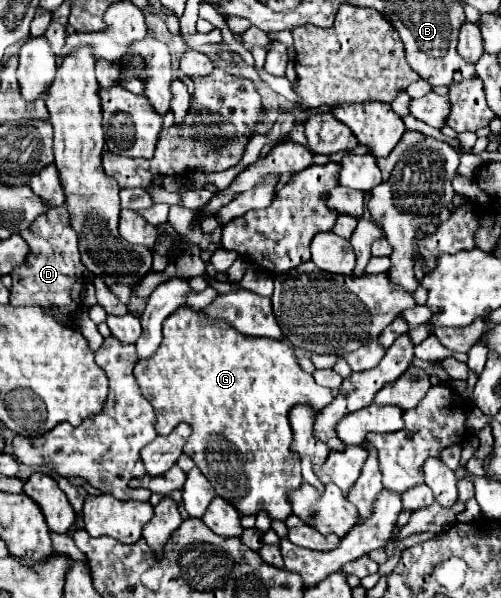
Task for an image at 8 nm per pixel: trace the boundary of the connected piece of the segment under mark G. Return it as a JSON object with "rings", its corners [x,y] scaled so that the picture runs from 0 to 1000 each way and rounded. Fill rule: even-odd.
{"rings":[[[367,508],[367,515],[355,515],[351,522],[343,522],[343,528],[335,528],[335,535],[327,535],[327,569],[323,569],[319,582],[295,602],[271,605],[267,629],[279,642],[287,666],[295,666],[295,672],[307,679],[307,689],[315,699],[315,706],[311,706],[315,726],[327,726],[327,729],[339,726],[355,706],[375,706],[383,712],[383,726],[375,732],[375,742],[367,746],[367,756],[391,773],[399,789],[419,803],[419,809],[427,813],[435,829],[443,829],[447,836],[467,843],[479,860],[515,860],[519,853],[531,853],[547,870],[571,870],[583,860],[583,849],[575,839],[575,823],[603,809],[603,793],[599,793],[599,763],[591,763],[591,756],[579,753],[583,719],[579,719],[579,706],[575,706],[575,686],[587,676],[603,676],[603,672],[635,679],[635,686],[639,686],[663,672],[663,656],[659,656],[659,649],[635,645],[627,639],[623,625],[615,625],[599,615],[595,599],[583,585],[583,575],[575,575],[575,569],[527,569],[527,565],[511,565],[511,562],[479,562],[479,555],[471,555],[459,542],[447,542],[447,535],[415,535],[407,518],[383,518],[379,512]]]}

